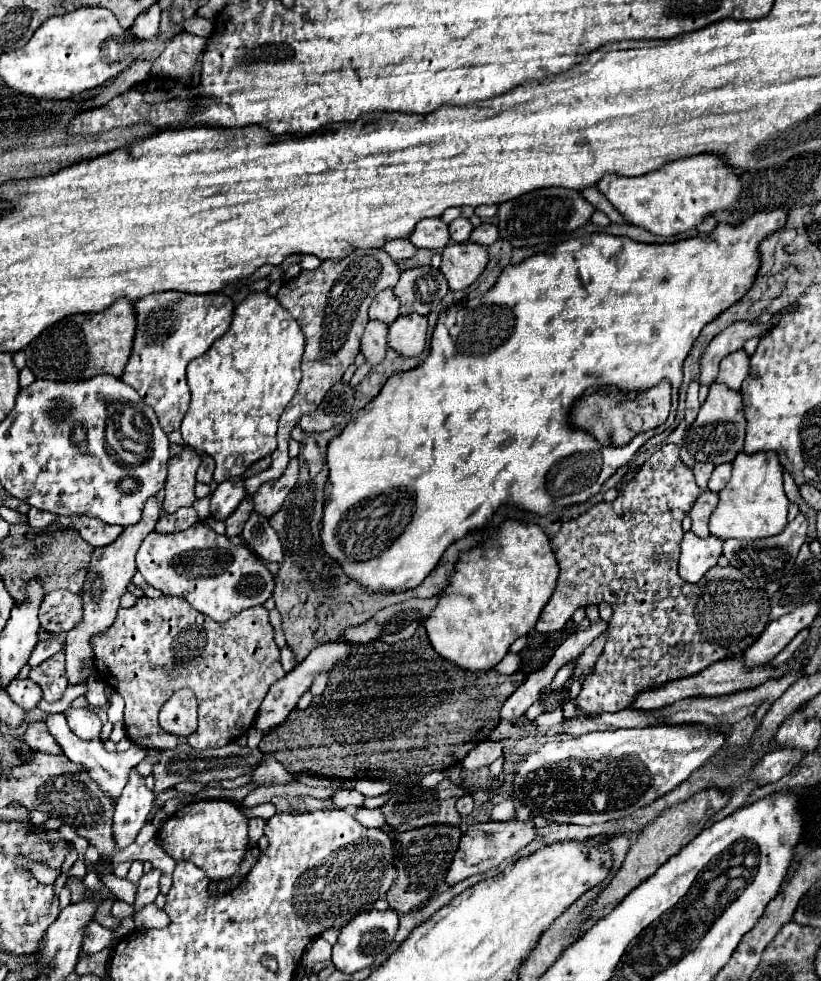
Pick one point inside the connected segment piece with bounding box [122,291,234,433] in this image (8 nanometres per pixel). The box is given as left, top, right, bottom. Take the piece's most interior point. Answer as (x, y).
(173, 328)

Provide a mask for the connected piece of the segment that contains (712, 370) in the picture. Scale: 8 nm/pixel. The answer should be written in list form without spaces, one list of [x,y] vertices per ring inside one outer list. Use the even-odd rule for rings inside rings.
[[[768,321],[768,323],[732,323],[732,325],[728,325],[720,335],[716,335],[710,341],[706,351],[702,353],[700,383],[704,383],[704,385],[714,383],[714,379],[718,375],[718,365],[728,353],[742,349],[742,345],[748,339],[762,337],[770,329],[772,329],[772,321]]]

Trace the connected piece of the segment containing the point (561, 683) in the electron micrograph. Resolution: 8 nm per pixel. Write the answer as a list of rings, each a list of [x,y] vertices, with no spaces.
[[[568,661],[564,667],[560,667],[560,671],[556,673],[556,679],[553,679],[552,683],[547,688],[547,691],[556,691],[556,689],[564,687],[566,685],[566,681],[570,679],[572,671],[574,671],[574,661]]]

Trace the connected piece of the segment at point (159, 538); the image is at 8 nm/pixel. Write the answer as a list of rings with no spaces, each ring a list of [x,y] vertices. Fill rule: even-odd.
[[[202,521],[172,535],[152,531],[136,555],[136,565],[148,585],[160,589],[166,597],[186,599],[196,611],[218,623],[248,607],[262,605],[270,599],[274,587],[274,575],[256,553],[246,545],[234,545],[226,535],[216,535]]]

